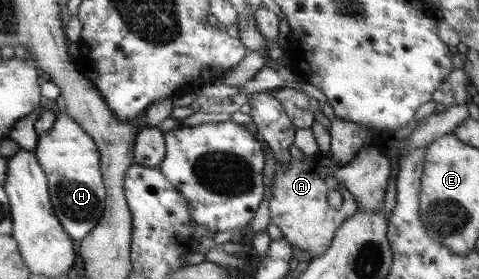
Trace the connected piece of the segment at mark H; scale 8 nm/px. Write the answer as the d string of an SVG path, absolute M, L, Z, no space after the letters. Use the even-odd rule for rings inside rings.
M61 91L54 102L58 108L57 111L53 111L57 115L56 125L51 131L40 137L35 153L40 160L41 166L47 173L50 196L52 197L57 217L59 217L69 237L73 241L80 241L80 239L85 238L85 235L89 234L89 231L92 231L93 226L104 215L104 203L107 201L107 193L104 191L104 179L100 175L100 153L96 149L95 141L92 140L92 137L76 123L72 116L65 113L65 103Z

